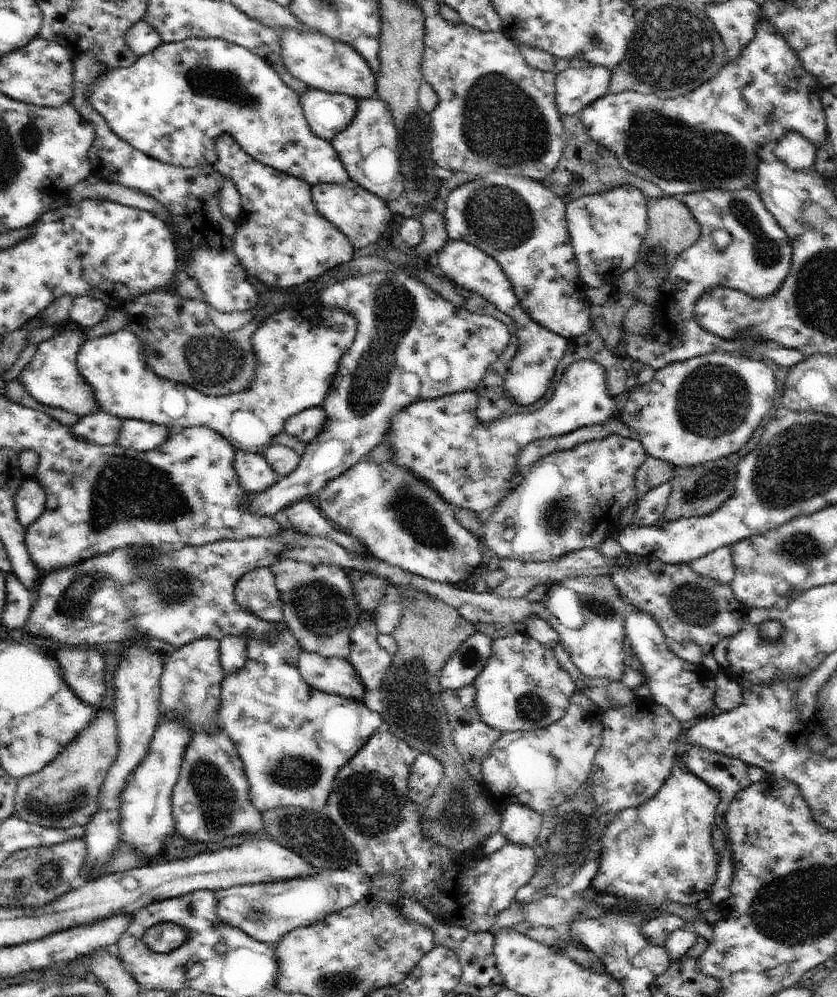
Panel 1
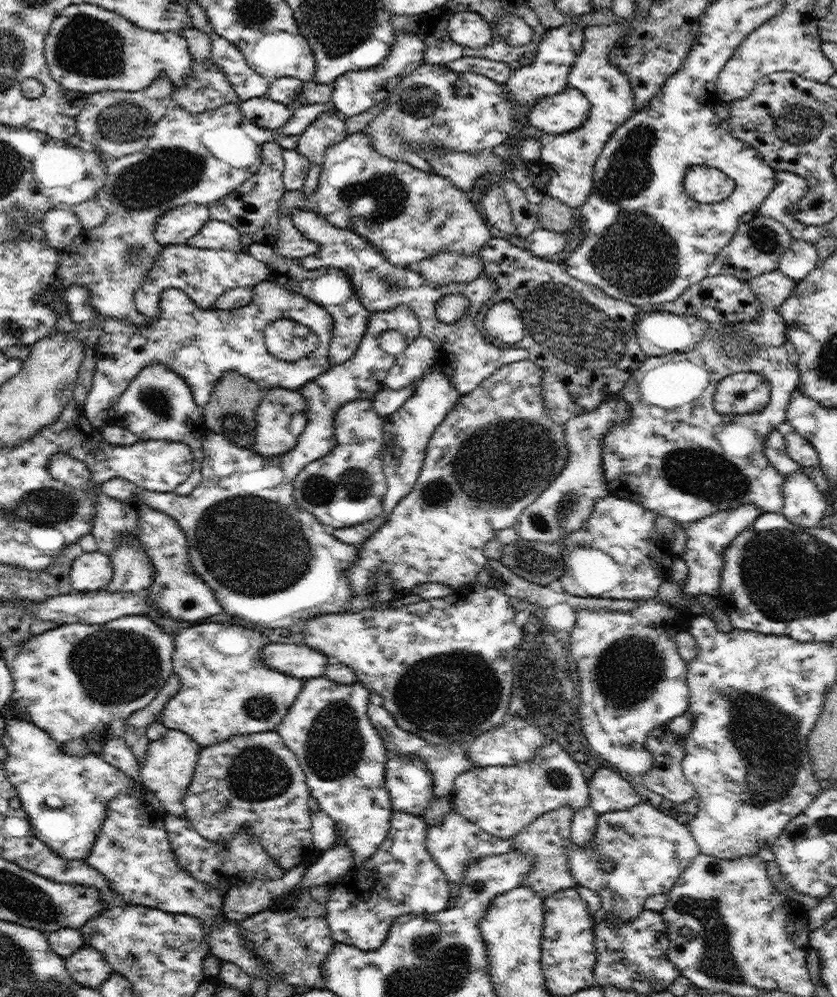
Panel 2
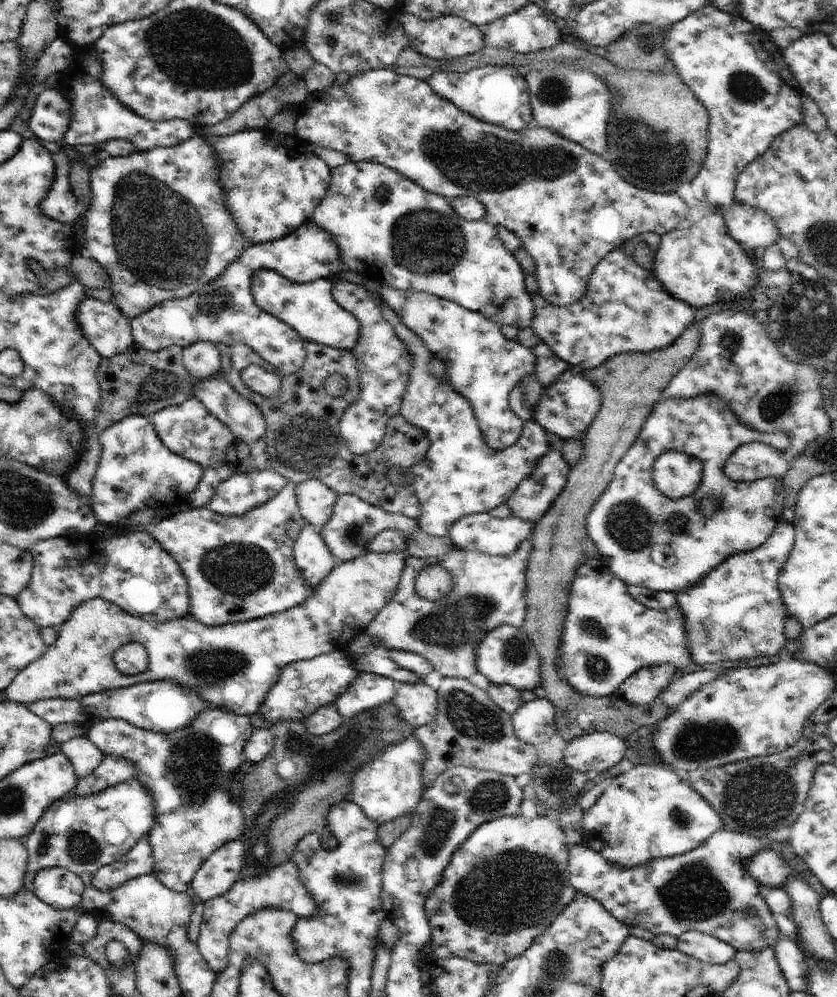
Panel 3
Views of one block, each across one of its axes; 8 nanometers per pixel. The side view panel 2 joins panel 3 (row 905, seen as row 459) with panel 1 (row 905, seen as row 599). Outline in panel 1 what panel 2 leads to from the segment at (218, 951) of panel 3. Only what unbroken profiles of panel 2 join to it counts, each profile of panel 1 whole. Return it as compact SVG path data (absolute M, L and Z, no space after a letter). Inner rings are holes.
M323 869L312 876L284 880L276 884L234 885L227 889L219 889L215 894L218 918L222 924L236 926L260 942L276 945L288 932L310 926L314 922L324 920L328 914L354 906L369 894L370 882L370 875L358 869Z

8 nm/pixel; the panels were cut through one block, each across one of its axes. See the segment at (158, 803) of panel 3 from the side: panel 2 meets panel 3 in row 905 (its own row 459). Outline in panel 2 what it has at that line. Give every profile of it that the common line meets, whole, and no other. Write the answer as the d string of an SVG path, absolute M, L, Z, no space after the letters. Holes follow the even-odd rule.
M152 364L140 371L120 396L118 404L108 410L108 425L122 426L136 434L138 440L184 442L193 452L193 472L174 494L186 496L200 484L204 460L204 438L209 429L206 427L202 409L196 404L194 394L180 374L160 364Z

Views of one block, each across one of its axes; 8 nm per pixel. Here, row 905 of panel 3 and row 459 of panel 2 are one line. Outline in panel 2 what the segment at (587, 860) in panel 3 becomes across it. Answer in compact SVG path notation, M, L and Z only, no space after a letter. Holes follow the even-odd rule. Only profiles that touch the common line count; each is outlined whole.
M733 324L719 325L722 328L711 326L707 336L700 340L692 352L648 357L636 371L632 371L628 382L620 389L620 396L632 408L630 417L614 424L602 441L602 468L610 494L634 501L658 515L685 525L702 520L714 512L744 504L754 504L762 513L780 513L783 510L782 483L785 476L768 462L764 456L764 445L768 434L785 422L790 397L800 380L798 368L790 362L784 346L761 348L744 359L727 358L723 350L723 328L733 330ZM736 372L756 372L768 380L772 395L764 410L746 414L716 412L713 398L718 381Z

